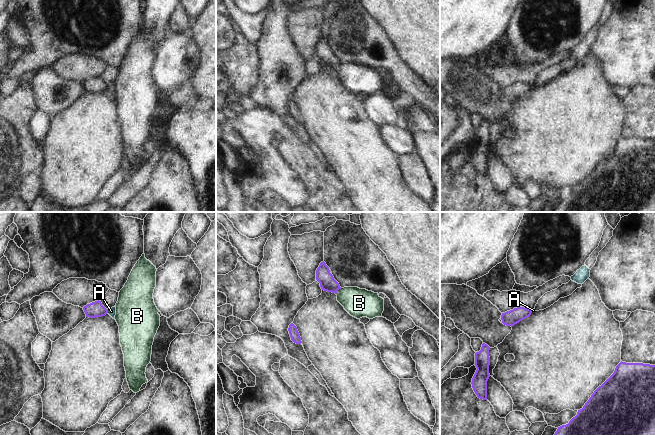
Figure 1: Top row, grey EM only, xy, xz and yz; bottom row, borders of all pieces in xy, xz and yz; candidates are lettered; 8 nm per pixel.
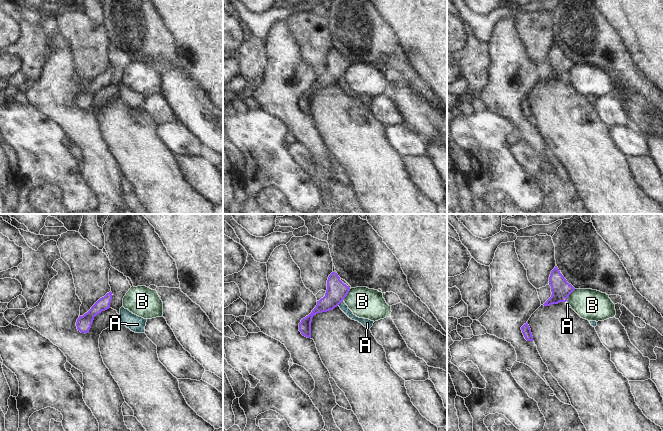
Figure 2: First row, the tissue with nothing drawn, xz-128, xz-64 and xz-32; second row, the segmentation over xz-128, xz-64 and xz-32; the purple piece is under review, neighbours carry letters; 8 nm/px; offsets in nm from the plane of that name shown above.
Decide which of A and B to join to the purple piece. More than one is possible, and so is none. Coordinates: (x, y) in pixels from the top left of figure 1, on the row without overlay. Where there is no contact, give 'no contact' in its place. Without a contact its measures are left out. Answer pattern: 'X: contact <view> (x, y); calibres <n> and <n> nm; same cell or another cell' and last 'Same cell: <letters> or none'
A: contact xy (107, 87); calibres 130 and 60 nm; another cell
B: contact xz (338, 65); calibres 130 and 220 nm; another cell
Same cell: none

